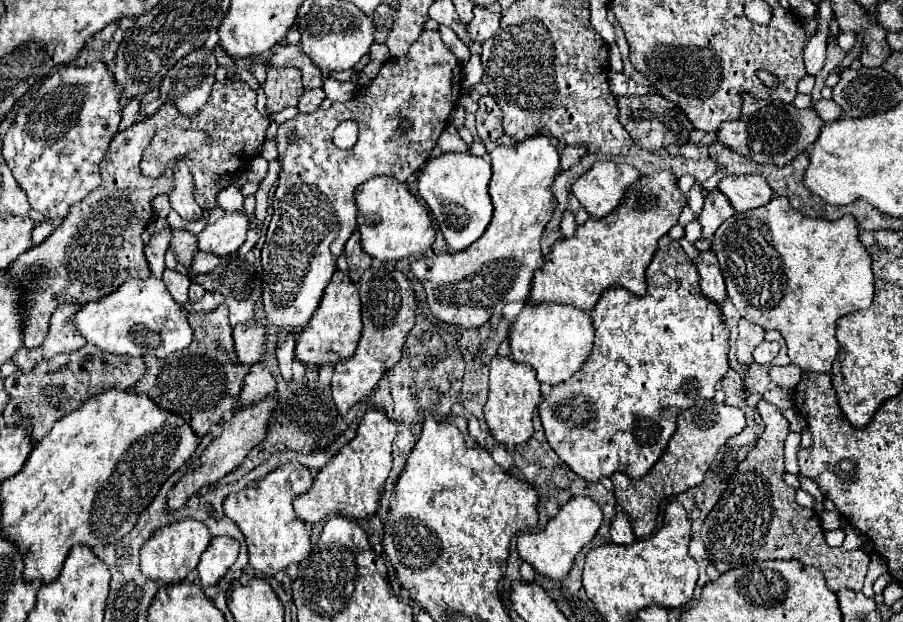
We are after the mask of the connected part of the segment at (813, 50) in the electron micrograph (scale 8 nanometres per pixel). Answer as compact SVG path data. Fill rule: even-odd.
M820 1L818 31L816 31L816 35L806 43L806 49L804 49L804 61L806 61L806 71L808 71L808 75L816 75L816 73L822 69L822 65L824 65L830 15L832 15L832 3L830 3L830 1Z

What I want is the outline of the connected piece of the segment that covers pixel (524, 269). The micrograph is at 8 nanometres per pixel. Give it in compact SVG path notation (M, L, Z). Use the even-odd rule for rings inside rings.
M534 135L514 147L498 145L490 151L490 159L494 217L480 241L462 253L442 253L412 263L412 273L426 289L432 315L460 327L480 327L492 317L502 317L506 303L526 301L532 277L544 265L540 237L556 209L550 187L560 173L560 155L550 137Z

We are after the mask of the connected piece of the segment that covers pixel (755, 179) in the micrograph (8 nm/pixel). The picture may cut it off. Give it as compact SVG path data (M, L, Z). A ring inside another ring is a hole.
M726 175L718 189L730 199L732 207L736 211L750 211L756 207L766 205L770 199L774 199L774 189L762 175Z

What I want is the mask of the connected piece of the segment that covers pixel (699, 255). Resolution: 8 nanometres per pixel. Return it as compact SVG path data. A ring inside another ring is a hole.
M680 239L680 245L698 269L702 293L716 303L722 303L724 297L726 297L726 283L724 283L724 277L720 273L720 265L718 265L716 255L712 253L712 249L710 251L698 251L686 239Z

